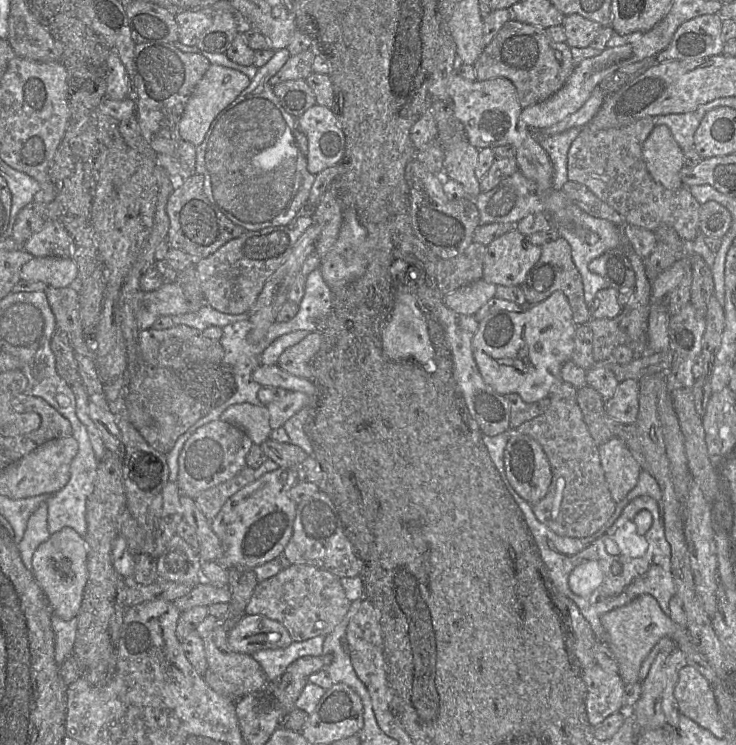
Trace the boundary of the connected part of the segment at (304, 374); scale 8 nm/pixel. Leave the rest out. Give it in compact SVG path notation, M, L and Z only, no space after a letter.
M320 332L309 333L299 343L286 349L279 357L277 365L289 374L312 380L310 361L319 351L321 343Z

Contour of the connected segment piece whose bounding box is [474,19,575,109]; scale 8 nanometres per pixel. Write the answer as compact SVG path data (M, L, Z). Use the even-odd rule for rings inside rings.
M514 19L507 21L474 63L476 80L506 78L516 88L522 109L540 103L560 90L575 65L570 47L556 43L547 30Z

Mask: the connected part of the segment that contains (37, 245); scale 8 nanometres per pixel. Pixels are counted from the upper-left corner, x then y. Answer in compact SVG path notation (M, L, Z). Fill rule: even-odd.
M60 220L46 221L44 227L26 241L23 249L34 257L72 257L73 240Z

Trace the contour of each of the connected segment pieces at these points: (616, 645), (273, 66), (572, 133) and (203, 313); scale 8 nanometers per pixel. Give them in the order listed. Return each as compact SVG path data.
M644 594L632 602L615 608L601 617L601 624L607 634L608 647L613 653L617 665L618 675L625 684L641 682L639 669L642 661L662 638L670 638L686 658L687 664L694 667L710 684L716 683L716 674L707 660L697 651L687 627L675 624L660 608L658 602L650 595Z
M288 48L276 50L273 57L258 68L250 85L215 116L203 142L196 146L195 172L204 176L205 194L228 219L246 231L285 226L292 222L308 200L315 180L315 175L307 169L306 156L293 144L298 117L286 112L270 84L270 79L289 57Z
M574 127L555 135L543 135L542 131L535 132L535 136L540 146L548 154L553 166L553 188L561 190L568 181L568 151L581 132L581 128Z
M204 305L197 312L173 316L175 324L183 324L202 332L208 327L217 326L223 328L229 324L249 319L249 313L230 315L221 313L209 305Z

